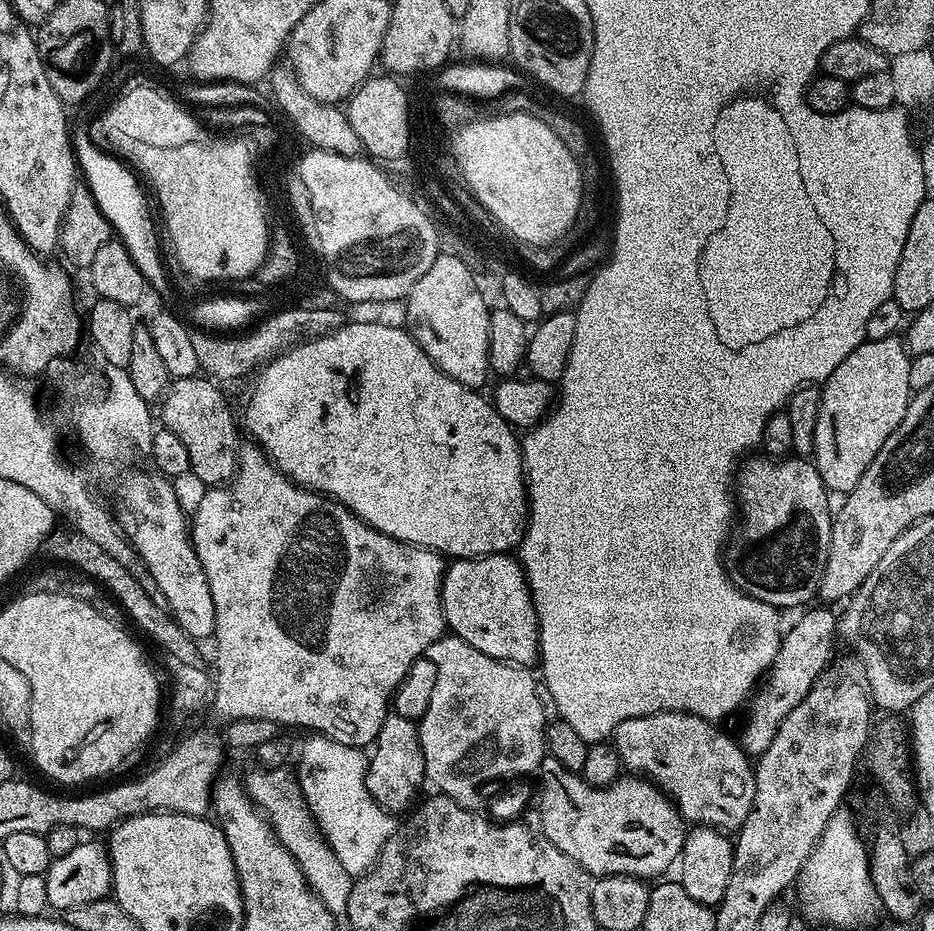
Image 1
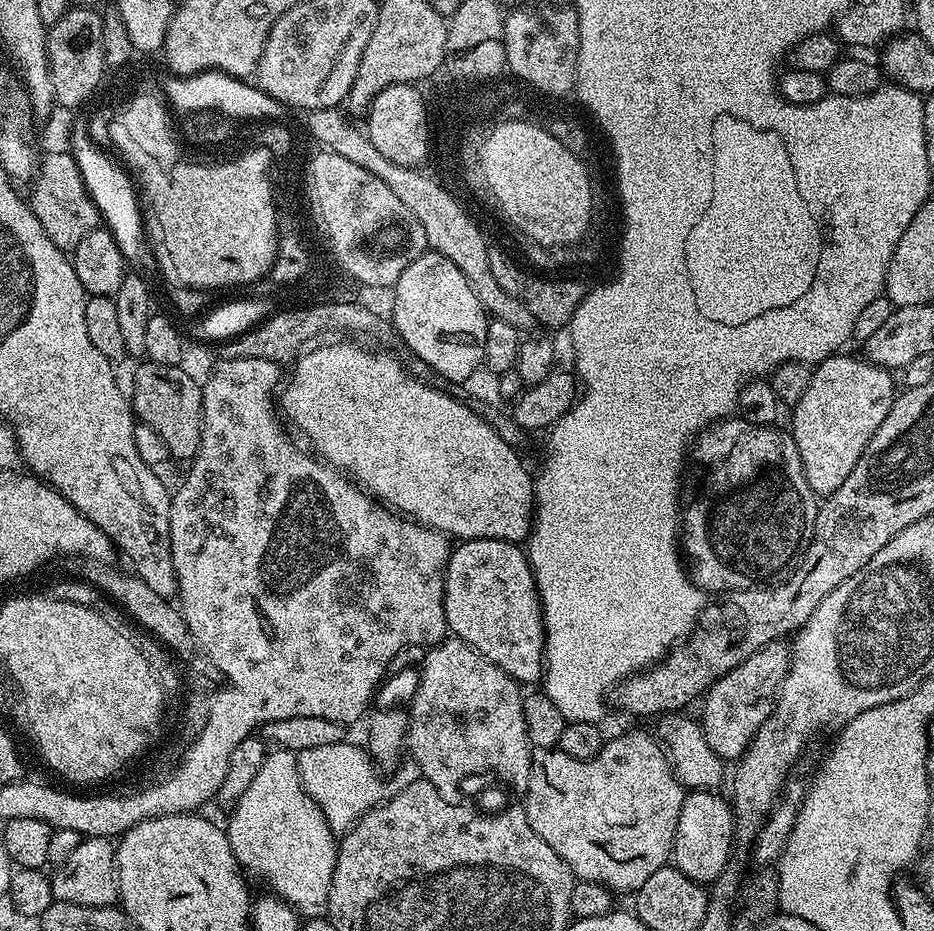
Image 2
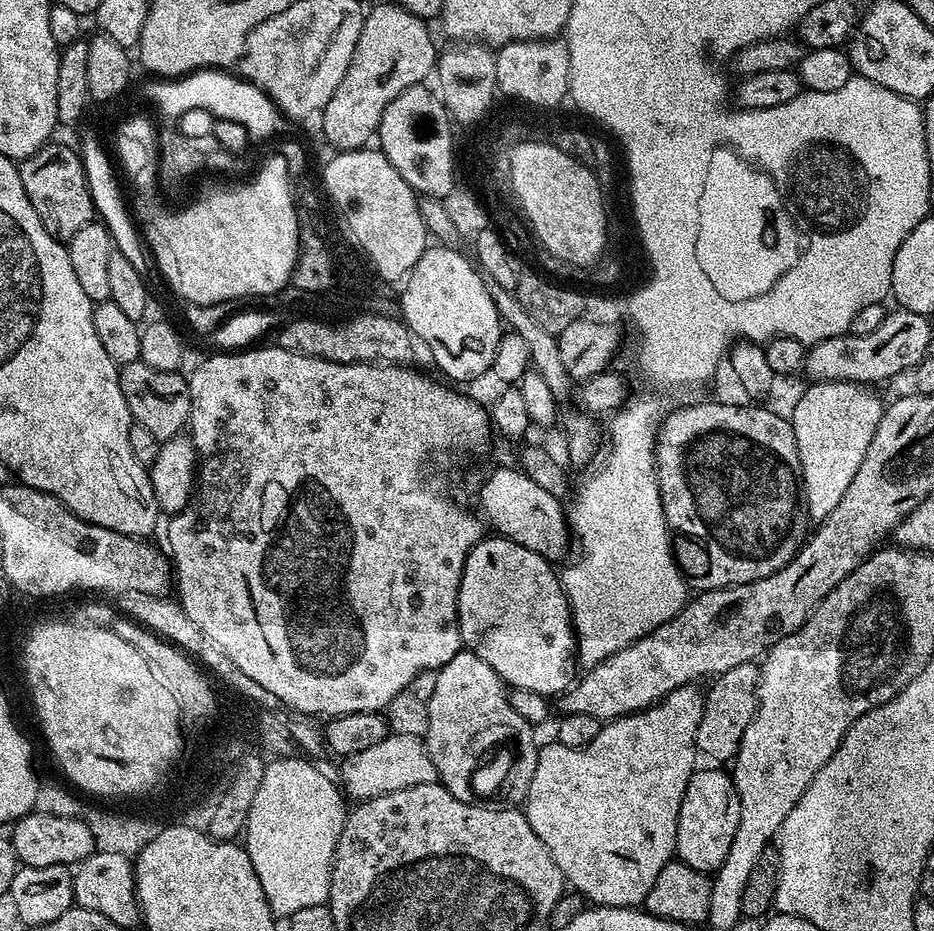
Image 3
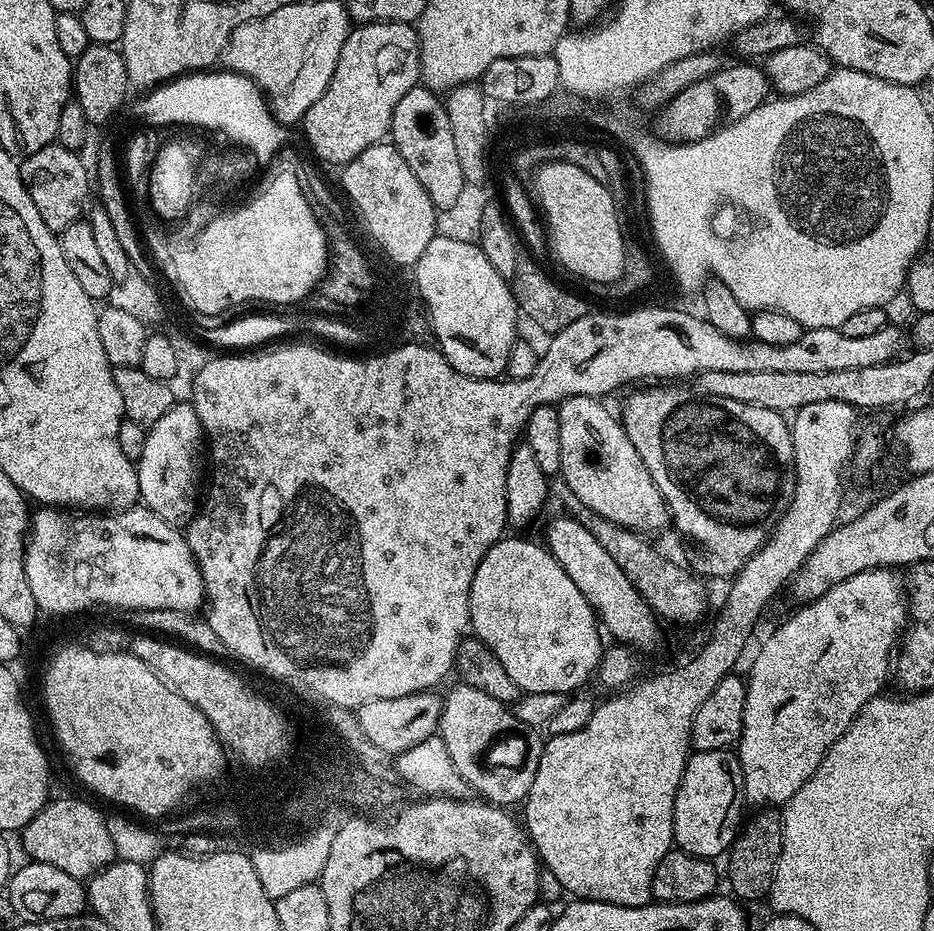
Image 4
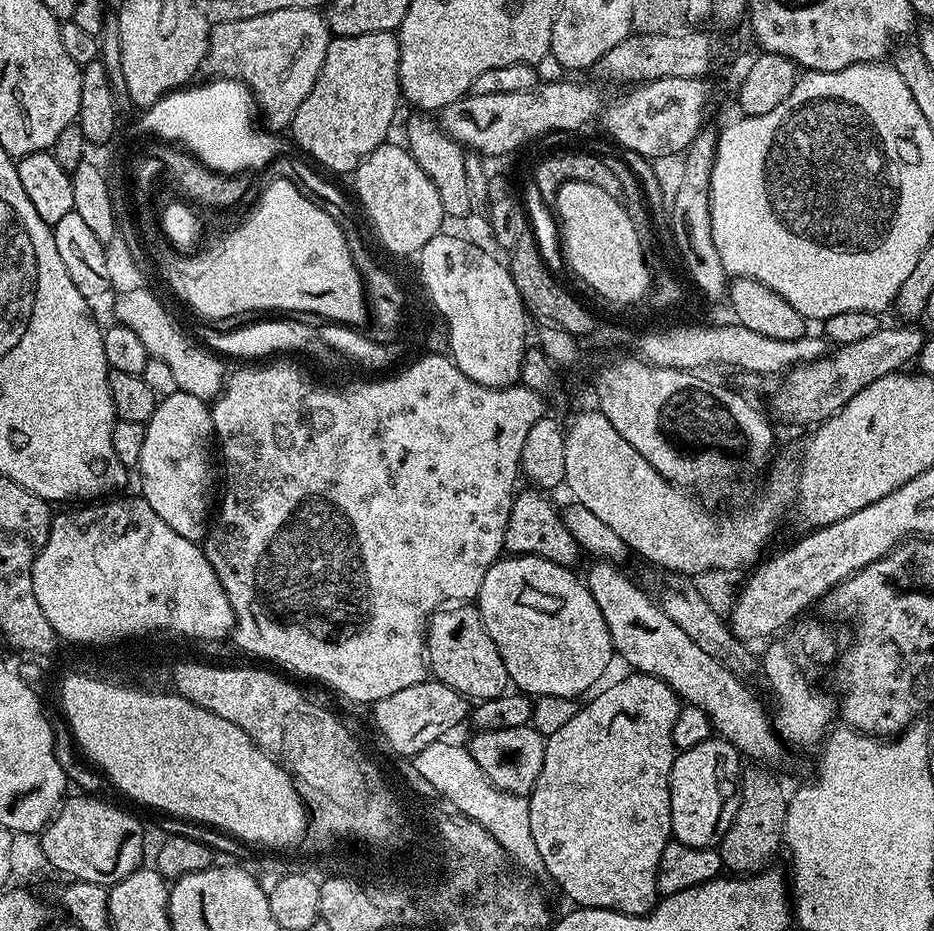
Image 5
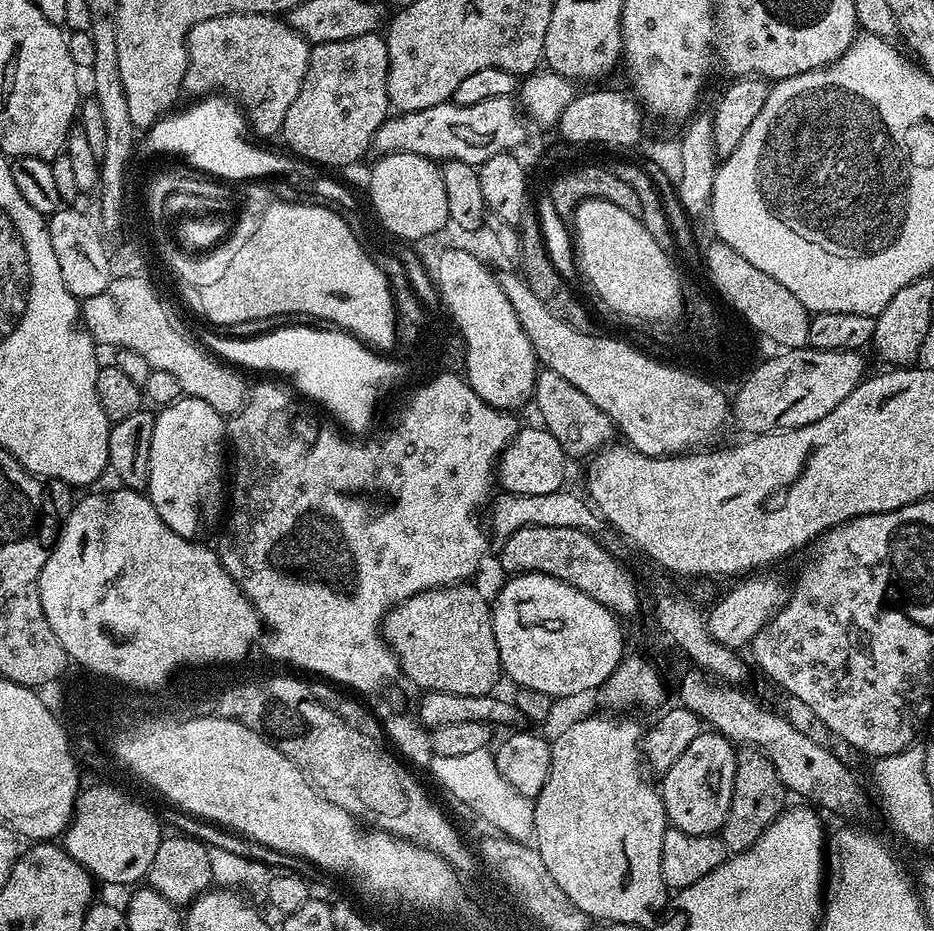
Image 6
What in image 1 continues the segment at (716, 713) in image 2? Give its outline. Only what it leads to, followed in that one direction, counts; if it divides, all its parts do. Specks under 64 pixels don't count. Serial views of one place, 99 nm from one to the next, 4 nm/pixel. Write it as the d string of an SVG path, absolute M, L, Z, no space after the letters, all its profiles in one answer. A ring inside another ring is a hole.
M809 607L807 609L809 612L805 616L798 617L793 622L792 629L781 635L775 655L766 672L768 681L762 686L760 684L747 701L748 721L744 724L744 733L738 737L738 743L749 757L758 758L763 754L766 746L770 746L774 734L778 734L778 726L782 726L786 714L790 714L790 710L794 710L794 706L802 702L802 698L810 691L814 681L825 668L829 667L830 640L832 636L834 638L838 620L828 609L831 607L820 607L824 608Z

